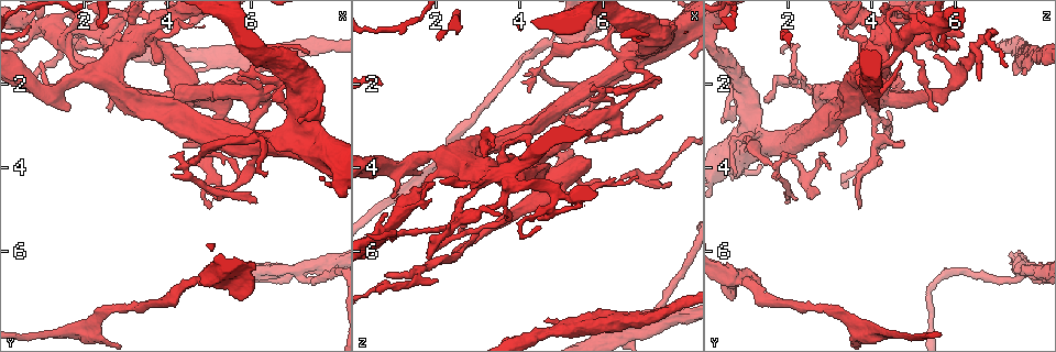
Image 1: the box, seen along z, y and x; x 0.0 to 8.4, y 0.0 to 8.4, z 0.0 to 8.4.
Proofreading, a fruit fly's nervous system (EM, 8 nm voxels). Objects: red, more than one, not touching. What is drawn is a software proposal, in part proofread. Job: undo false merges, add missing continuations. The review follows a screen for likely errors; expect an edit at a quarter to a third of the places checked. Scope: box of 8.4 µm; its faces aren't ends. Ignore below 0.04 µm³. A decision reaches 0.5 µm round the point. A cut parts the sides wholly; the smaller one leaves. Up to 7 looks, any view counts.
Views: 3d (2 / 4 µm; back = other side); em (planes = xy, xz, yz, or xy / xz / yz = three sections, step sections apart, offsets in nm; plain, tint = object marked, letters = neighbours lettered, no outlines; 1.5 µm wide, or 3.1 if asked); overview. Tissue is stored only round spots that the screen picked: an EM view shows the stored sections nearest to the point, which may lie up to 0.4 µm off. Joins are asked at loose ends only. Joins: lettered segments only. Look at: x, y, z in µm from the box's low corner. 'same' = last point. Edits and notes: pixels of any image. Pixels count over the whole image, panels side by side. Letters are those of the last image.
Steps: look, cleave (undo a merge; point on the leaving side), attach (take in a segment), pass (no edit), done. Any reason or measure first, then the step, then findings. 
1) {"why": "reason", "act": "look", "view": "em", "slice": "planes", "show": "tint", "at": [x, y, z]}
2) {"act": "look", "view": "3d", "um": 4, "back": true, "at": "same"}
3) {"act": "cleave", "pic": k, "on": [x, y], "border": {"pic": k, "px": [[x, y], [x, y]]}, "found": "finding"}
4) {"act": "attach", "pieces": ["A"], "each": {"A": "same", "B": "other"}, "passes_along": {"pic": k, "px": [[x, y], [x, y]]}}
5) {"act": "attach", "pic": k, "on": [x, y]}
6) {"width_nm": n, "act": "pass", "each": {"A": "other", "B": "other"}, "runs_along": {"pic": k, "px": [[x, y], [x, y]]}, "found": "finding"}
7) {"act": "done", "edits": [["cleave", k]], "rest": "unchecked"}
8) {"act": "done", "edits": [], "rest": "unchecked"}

{"why": "arms part here", "act": "look", "view": "em", "slice": "planes", "show": "plain", "at": [7.00, 6.50, 7.85]}

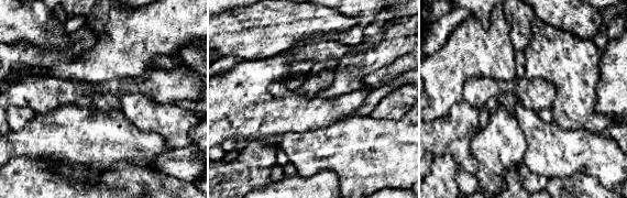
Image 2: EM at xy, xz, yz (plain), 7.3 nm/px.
{"why": "see the neighbours", "act": "look", "view": "em", "slice": "planes", "show": "letters", "at": "same"}

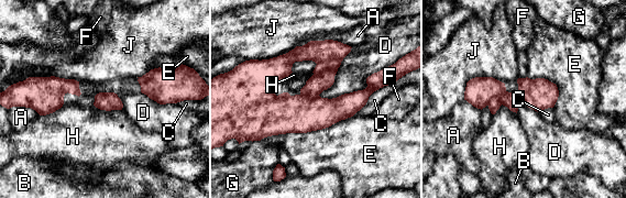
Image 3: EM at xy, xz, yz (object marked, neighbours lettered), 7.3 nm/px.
{"width_nm": 140, "act": "cleave", "pic": 3, "on": [324, 75], "each": {"A": "other", "B": "other", "C": "other", "D": "other", "E": "other", "F": "other", "G": "other", "H": "other", "J": "other"}, "found": "two neurons meet here"}

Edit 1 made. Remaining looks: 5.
{"why": "four arms meet", "act": "look", "view": "em", "slice": "planes", "show": "tint", "at": [5.20, 2.90, 4.10]}

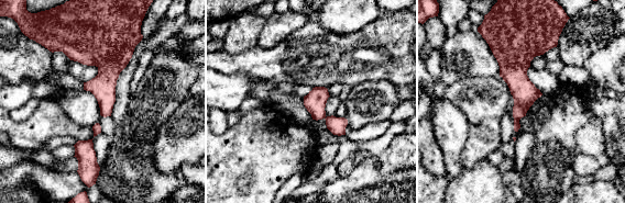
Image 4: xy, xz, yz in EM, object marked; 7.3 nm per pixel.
{"act": "look", "view": "em", "slice": "planes", "show": "letters", "at": "same"}

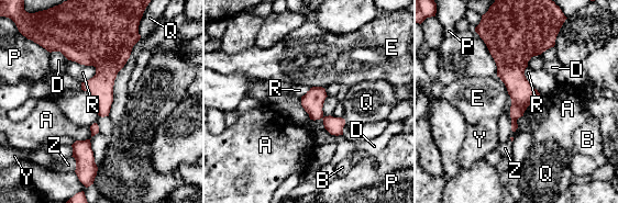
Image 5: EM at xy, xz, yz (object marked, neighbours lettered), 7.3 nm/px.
{"width_nm": 160, "act": "pass", "each": {"A": "other", "B": "other", "D": "other", "E": "other", "P": "other", "Q": "other", "R": "other", "Y": "other", "Z": "other"}, "border": {"pic": 5, "px": [[67, 58], [91, 65], [96, 74]]}, "found": "continuous, no second neuron"}

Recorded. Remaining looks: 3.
{"why": "sudden change in width", "act": "look", "view": "3d", "um": 4, "at": [6.20, 2.20, 2.60]}

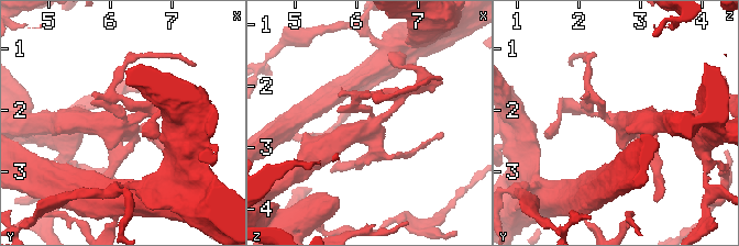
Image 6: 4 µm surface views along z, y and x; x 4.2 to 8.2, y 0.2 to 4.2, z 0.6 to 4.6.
{"act": "look", "view": "em", "slice": "xz", "step": 8, "show": "tint", "at": [6.20, 2.15, 2.60]}

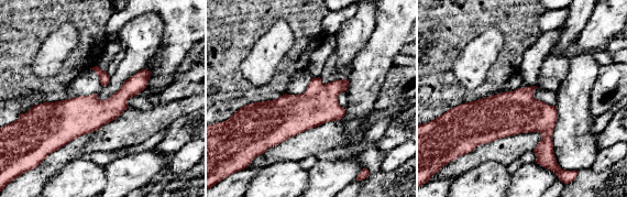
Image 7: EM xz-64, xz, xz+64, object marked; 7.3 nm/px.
{"act": "look", "view": "em", "slice": "planes", "show": "letters", "at": "same"}

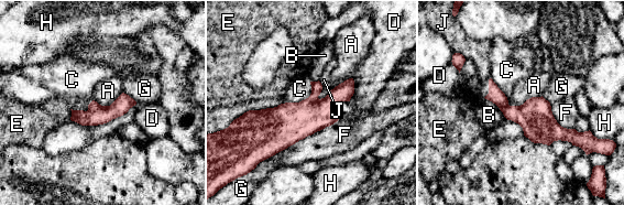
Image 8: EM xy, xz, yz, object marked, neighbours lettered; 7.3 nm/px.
{"act": "pass", "each": {"A": "other", "B": "other", "C": "other", "D": "other", "E": "other", "F": "other", "G": "other", "H": "other", "J": "other"}, "runs_along": {"pic": 8, "px": [[491, 84], [512, 112], [579, 140]]}, "found": "continuous, no second neuron"}

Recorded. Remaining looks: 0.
{"act": "done", "edits": [["cleave", 3]], "rest": "unchecked"}

